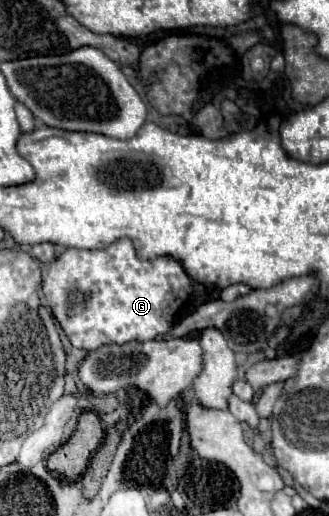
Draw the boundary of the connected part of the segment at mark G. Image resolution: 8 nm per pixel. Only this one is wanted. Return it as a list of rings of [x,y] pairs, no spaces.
[[[118,239],[106,249],[66,249],[48,269],[44,279],[46,301],[64,329],[70,343],[84,351],[96,351],[106,343],[130,343],[130,341],[150,341],[164,335],[176,317],[176,299],[178,309],[184,305],[192,293],[192,279],[184,267],[172,257],[158,257],[154,261],[144,261],[136,257],[136,249],[130,239]]]

